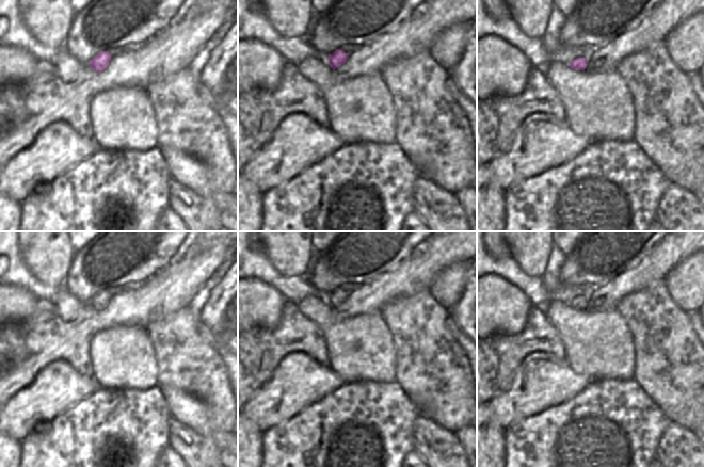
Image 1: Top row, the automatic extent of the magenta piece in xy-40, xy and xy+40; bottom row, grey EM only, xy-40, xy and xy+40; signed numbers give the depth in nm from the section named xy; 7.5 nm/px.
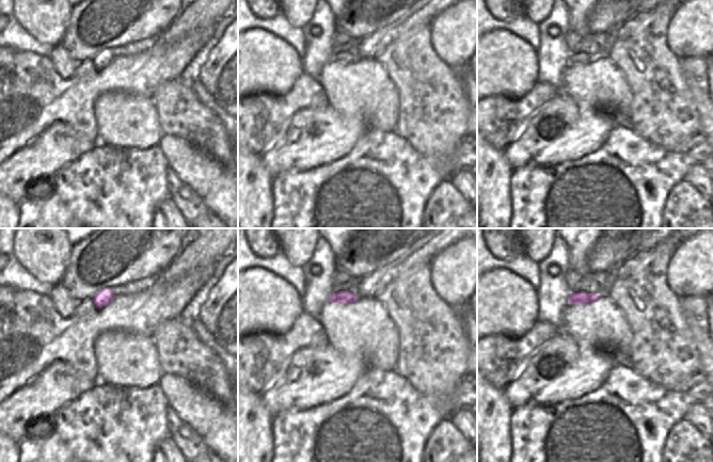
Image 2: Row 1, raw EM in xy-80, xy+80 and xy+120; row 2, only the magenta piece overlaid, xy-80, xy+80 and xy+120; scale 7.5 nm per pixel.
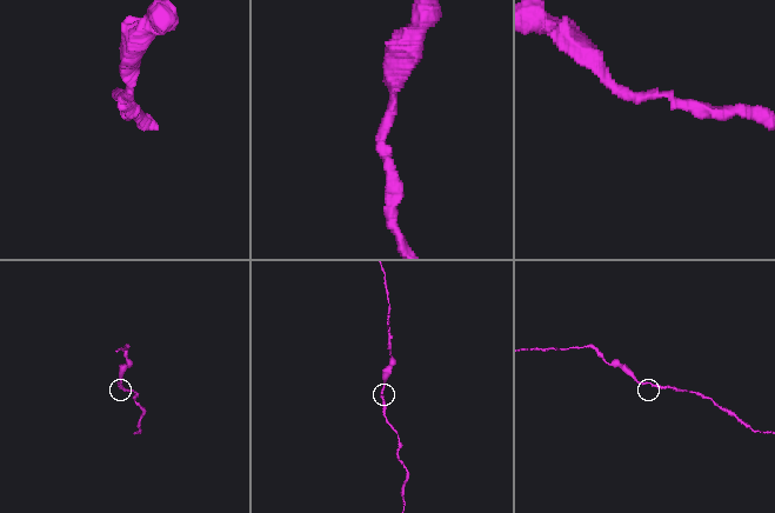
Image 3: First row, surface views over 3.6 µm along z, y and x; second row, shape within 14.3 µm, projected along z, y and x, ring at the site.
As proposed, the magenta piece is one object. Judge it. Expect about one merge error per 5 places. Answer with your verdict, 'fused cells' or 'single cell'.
single cell

